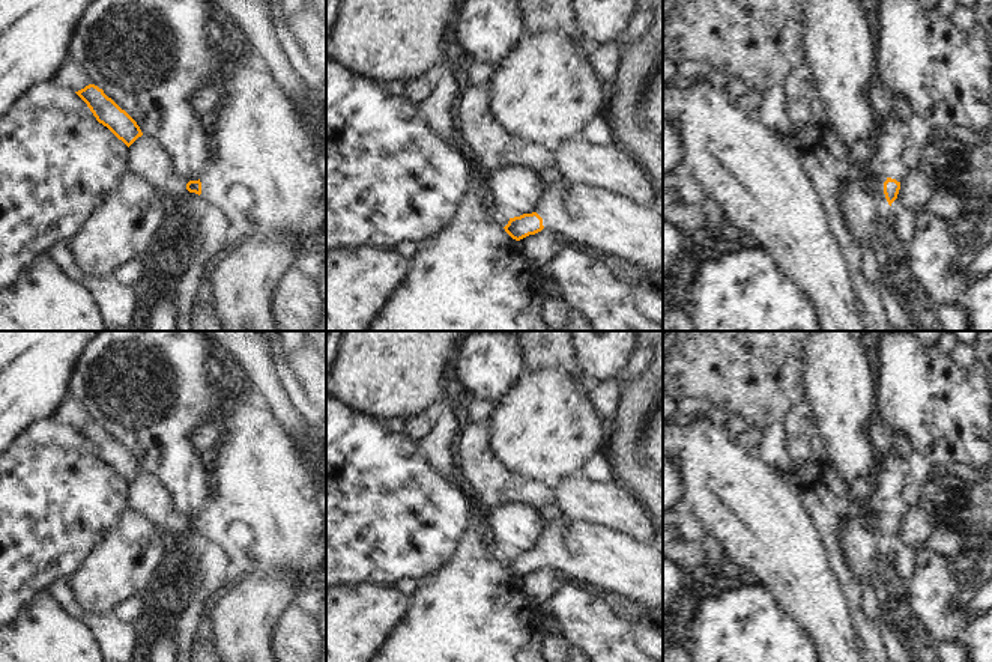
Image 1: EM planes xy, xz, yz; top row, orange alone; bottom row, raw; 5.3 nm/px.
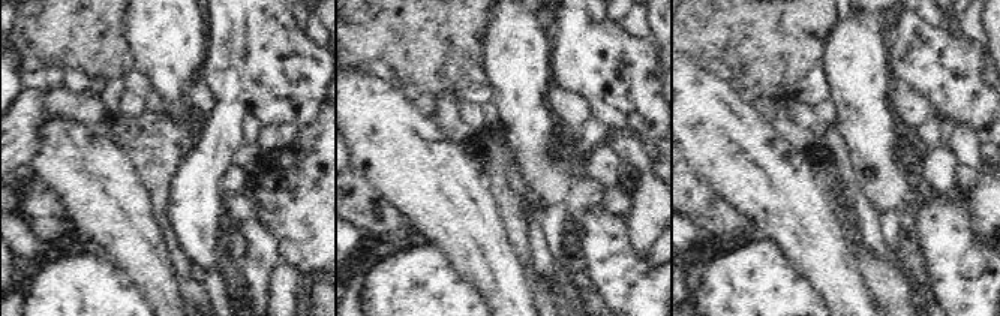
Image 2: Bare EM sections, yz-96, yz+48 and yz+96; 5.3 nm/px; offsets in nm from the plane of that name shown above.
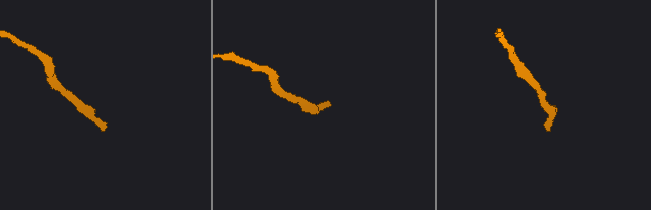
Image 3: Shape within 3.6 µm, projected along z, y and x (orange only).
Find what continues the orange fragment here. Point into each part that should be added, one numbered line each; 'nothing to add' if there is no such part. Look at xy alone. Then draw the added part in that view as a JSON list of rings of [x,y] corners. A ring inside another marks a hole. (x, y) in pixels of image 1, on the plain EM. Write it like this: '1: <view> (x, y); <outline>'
1: xy (265, 515); [[[251,393],[227,394],[218,412],[221,423],[219,444],[204,459],[213,480],[210,507],[200,513],[204,542],[218,545],[230,560],[230,570],[237,576],[283,573],[292,575],[305,597],[311,597],[320,576],[326,572],[326,515],[319,504],[319,489],[311,477],[307,457],[302,456],[287,430],[274,414]]]

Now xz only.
1: xz (588, 554); [[[565,516],[544,522],[535,548],[547,569],[589,590],[598,587],[648,606],[663,620],[663,545],[646,545],[610,527]]]

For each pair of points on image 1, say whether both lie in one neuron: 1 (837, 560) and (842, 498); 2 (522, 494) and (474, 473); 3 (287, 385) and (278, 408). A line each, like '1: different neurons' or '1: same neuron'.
1: same neuron
2: same neuron
3: different neurons

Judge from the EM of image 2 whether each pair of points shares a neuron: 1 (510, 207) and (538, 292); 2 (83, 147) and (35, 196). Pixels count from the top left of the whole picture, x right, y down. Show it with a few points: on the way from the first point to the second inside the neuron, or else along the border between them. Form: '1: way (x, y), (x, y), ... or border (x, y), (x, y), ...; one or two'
1: way (516, 228), (529, 271); one
2: border (33, 172), (54, 192), (66, 214); two

